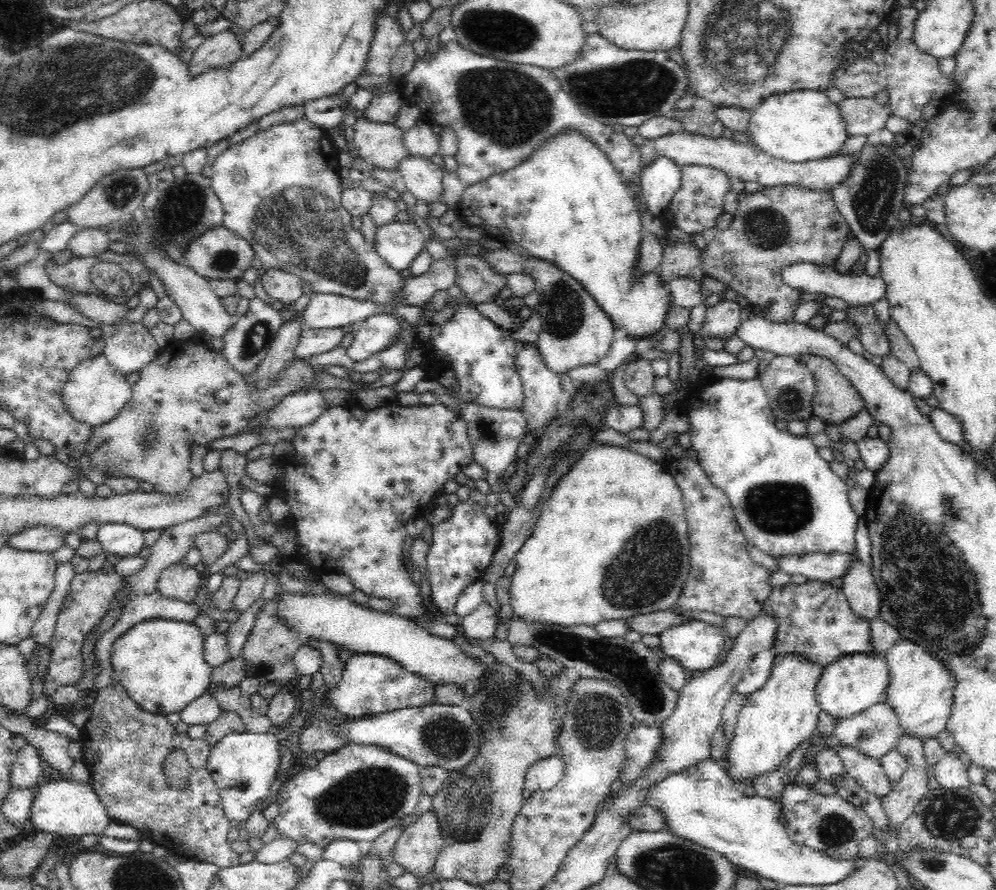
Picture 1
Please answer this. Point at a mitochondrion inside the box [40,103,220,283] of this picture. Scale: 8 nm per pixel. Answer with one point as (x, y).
(183, 210)

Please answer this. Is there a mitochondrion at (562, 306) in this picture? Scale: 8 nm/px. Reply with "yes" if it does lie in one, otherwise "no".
yes

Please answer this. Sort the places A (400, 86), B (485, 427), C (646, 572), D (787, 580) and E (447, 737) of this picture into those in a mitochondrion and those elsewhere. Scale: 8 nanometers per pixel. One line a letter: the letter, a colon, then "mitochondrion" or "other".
A: other
B: mitochondrion
C: mitochondrion
D: other
E: mitochondrion

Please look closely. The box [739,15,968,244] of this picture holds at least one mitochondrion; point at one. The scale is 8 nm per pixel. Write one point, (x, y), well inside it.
(874, 198)

